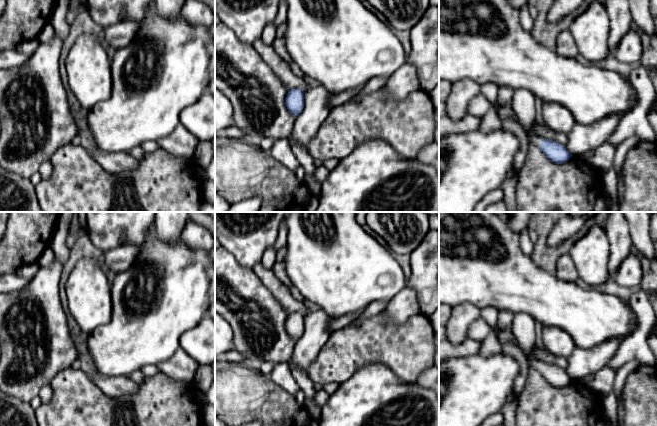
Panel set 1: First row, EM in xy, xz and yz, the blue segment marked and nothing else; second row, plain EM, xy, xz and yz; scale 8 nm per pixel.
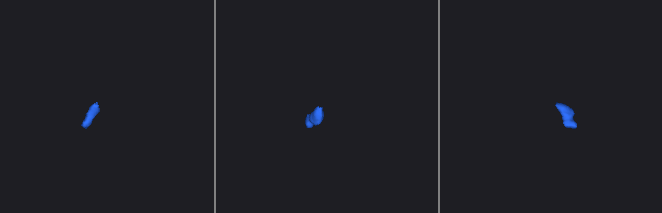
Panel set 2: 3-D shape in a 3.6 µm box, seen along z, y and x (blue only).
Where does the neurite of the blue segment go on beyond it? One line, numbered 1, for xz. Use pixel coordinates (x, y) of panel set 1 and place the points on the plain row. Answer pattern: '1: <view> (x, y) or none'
1: none

